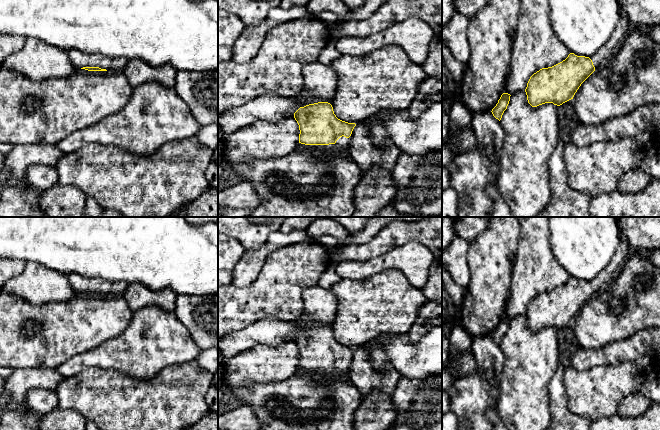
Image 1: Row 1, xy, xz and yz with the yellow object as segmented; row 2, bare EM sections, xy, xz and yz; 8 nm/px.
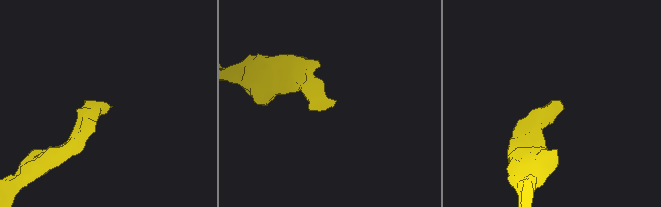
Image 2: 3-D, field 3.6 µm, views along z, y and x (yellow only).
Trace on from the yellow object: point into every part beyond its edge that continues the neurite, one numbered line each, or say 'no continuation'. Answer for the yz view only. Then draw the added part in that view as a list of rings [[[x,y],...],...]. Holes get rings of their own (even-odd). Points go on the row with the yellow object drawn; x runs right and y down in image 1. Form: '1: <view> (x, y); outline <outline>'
1: yz (617, 37); outline [[[619,5],[620,20],[616,25],[615,30],[610,36],[610,39],[605,45],[597,51],[590,59],[593,62],[595,69],[606,63],[611,57],[615,55],[622,42],[626,38],[625,33],[629,26],[627,15],[623,8]]]

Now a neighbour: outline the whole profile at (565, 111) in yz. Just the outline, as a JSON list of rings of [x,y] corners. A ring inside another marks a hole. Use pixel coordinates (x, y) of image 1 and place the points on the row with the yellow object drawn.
[[[573,99],[558,106],[559,130],[562,130],[565,127],[571,127],[571,125],[573,124],[571,119],[573,112]]]

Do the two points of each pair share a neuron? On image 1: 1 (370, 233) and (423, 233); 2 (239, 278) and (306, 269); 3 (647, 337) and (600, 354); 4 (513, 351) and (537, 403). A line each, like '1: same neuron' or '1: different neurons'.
1: different neurons
2: different neurons
3: same neuron
4: same neuron

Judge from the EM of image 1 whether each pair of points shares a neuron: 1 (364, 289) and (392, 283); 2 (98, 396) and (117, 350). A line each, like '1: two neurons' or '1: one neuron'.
1: one neuron
2: two neurons

